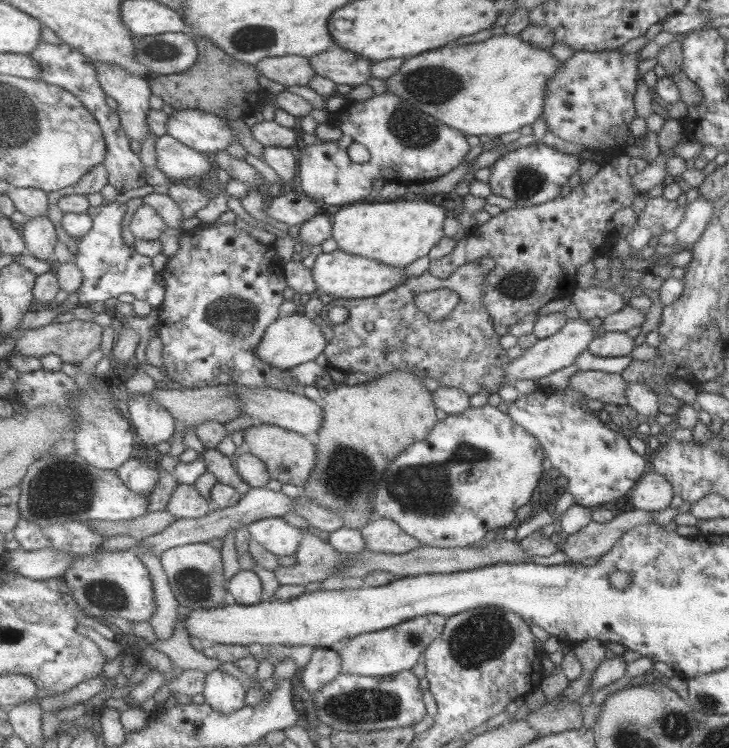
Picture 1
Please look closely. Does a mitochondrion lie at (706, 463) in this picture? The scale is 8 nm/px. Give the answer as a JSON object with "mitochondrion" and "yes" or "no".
{"mitochondrion":"no"}

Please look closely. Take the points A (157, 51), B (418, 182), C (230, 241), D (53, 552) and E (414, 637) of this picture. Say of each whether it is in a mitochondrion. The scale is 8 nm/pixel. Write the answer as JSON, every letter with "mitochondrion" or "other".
{"A":"mitochondrion","B":"other","C":"other","D":"other","E":"mitochondrion"}

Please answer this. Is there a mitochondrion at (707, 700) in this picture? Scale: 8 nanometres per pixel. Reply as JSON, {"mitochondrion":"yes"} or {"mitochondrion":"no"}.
{"mitochondrion":"yes"}

